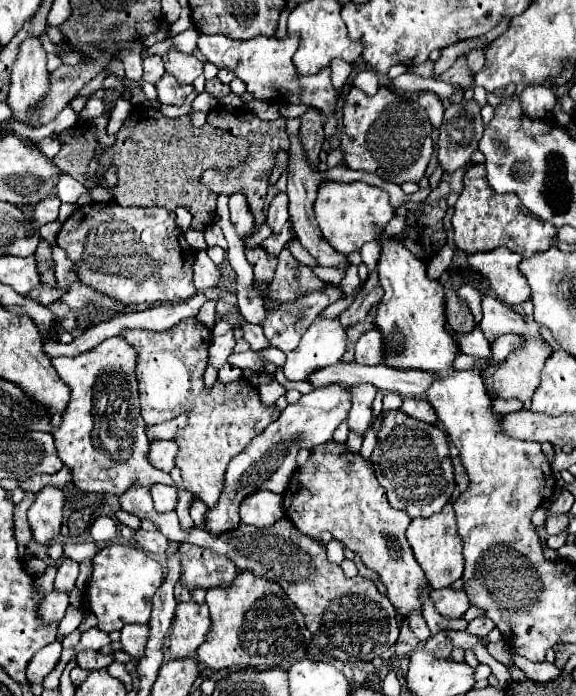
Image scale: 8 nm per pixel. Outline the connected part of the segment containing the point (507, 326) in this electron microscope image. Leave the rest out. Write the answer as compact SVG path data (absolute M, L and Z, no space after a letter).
M490 294L482 296L482 332L486 336L488 342L492 342L492 338L500 336L500 334L526 334L526 336L540 336L540 324L532 322L524 322L522 316L518 312L514 312L508 304L496 300Z

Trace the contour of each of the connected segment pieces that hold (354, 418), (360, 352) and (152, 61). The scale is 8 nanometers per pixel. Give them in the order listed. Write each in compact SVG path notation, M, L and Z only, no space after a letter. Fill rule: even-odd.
M358 384L352 386L350 398L352 398L352 408L348 412L348 426L350 430L364 434L366 428L370 426L372 420L372 400L376 396L376 388L372 384Z
M366 332L356 342L356 362L358 364L382 364L382 336L380 332Z
M151 55L143 60L143 79L146 82L158 82L164 74L164 64L158 55Z

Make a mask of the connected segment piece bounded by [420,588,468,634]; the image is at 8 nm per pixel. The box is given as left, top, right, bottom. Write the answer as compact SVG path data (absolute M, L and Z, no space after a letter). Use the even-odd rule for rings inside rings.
M424 588L424 592L420 592L420 596L424 596L424 612L422 612L422 616L424 616L424 620L426 620L432 634L438 634L442 630L466 630L468 622L464 618L462 618L462 622L454 622L454 620L446 620L444 616L440 616L436 612L436 608L428 610L428 600L430 600L428 592L430 592L430 588Z

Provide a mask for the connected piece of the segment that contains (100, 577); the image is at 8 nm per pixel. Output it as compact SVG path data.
M120 544L102 548L91 562L92 578L88 583L90 600L86 600L84 604L98 618L96 628L110 634L114 630L122 630L126 624L132 624L132 622L146 624L150 620L152 596L164 580L162 566L142 550L134 546L120 546Z

